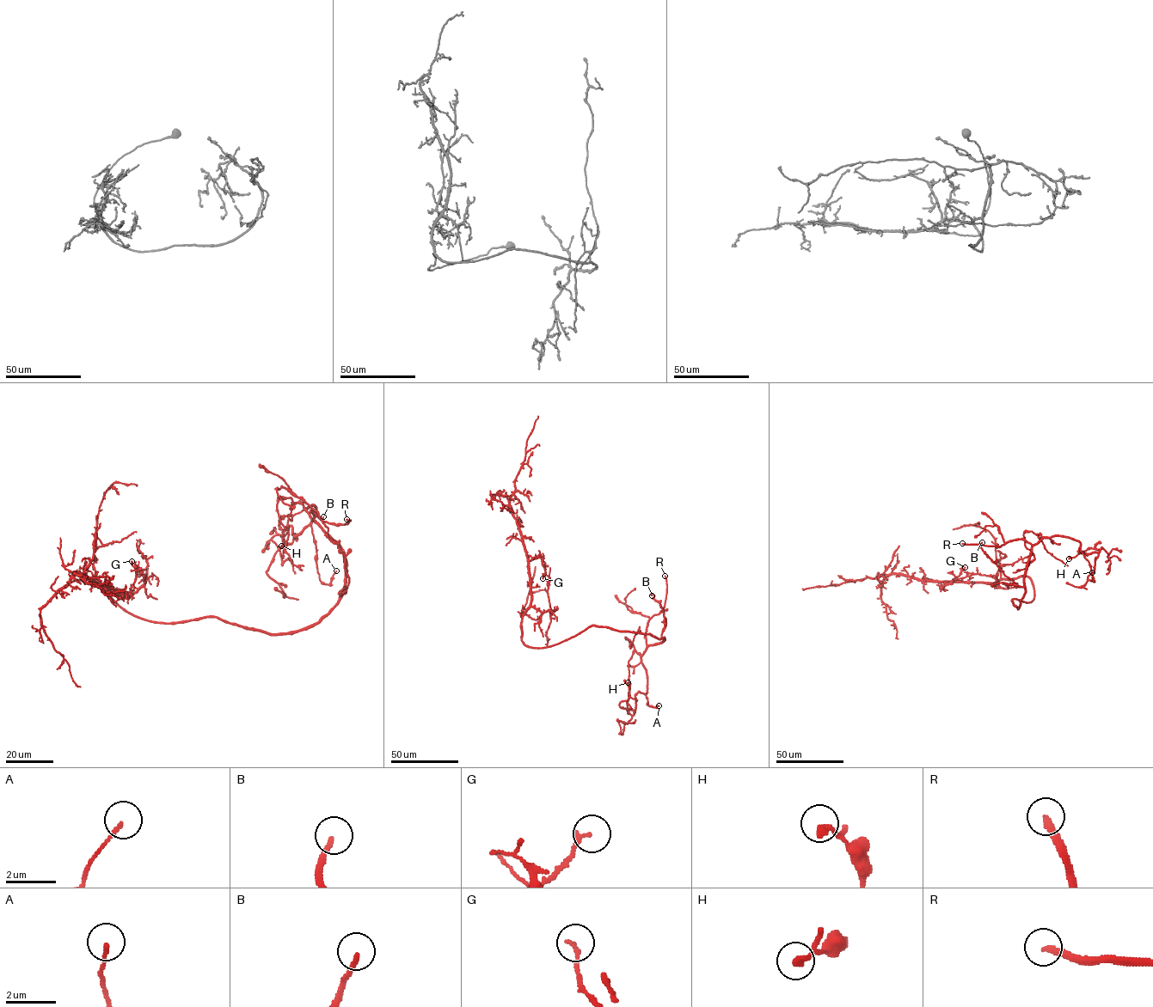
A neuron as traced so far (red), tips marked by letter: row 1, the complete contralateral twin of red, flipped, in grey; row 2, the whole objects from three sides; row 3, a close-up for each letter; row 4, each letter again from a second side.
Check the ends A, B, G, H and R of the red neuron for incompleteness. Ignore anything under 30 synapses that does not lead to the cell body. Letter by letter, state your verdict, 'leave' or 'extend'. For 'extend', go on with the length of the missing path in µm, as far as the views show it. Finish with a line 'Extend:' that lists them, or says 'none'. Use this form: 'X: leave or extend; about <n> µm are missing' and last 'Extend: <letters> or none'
A: leave
B: leave
G: leave
H: leave
R: extend; about 120 µm are missing
Extend: R

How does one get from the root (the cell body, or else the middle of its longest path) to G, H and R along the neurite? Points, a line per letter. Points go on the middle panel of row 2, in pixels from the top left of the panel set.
G: (572, 637), (542, 648), (522, 642), (521, 617), (530, 599), (530, 561), (541, 558), (542, 578)
H: (572, 637), (596, 625), (664, 637), (641, 657), (647, 692), (634, 695), (633, 715), (627, 708), (628, 682)
R: (572, 637), (596, 625), (651, 634), (661, 642), (647, 645), (646, 631), (664, 607), (665, 576)

